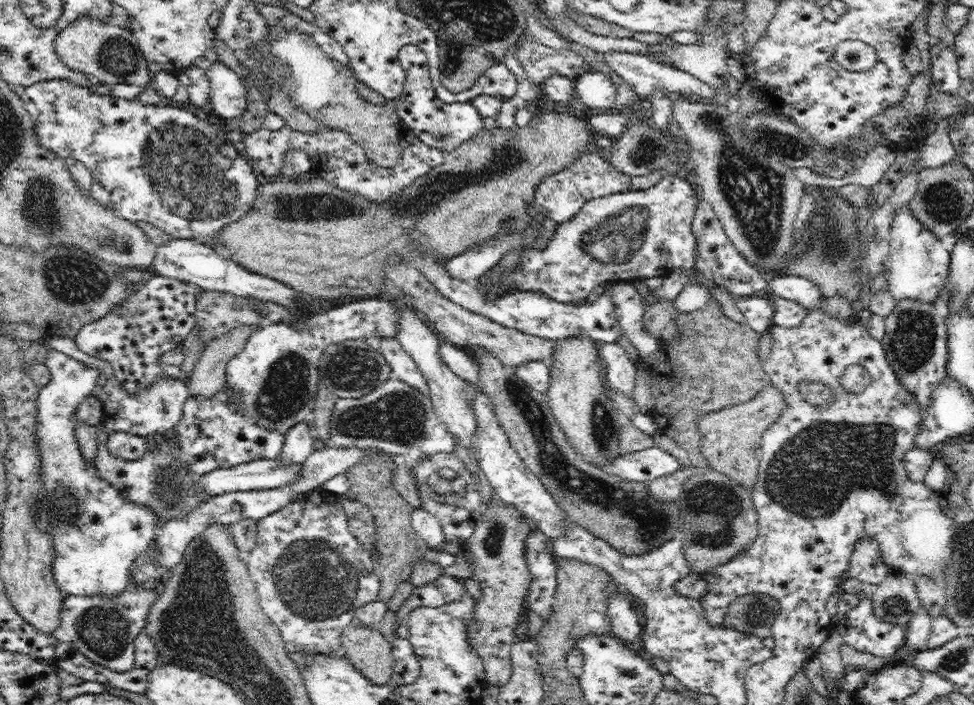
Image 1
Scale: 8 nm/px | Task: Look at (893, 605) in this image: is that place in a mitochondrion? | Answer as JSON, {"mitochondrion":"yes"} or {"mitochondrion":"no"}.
{"mitochondrion":"yes"}

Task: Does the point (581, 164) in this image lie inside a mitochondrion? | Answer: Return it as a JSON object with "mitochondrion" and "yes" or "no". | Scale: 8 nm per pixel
{"mitochondrion":"no"}

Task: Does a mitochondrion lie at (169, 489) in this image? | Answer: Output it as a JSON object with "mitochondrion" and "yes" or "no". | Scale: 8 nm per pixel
{"mitochondrion":"yes"}

